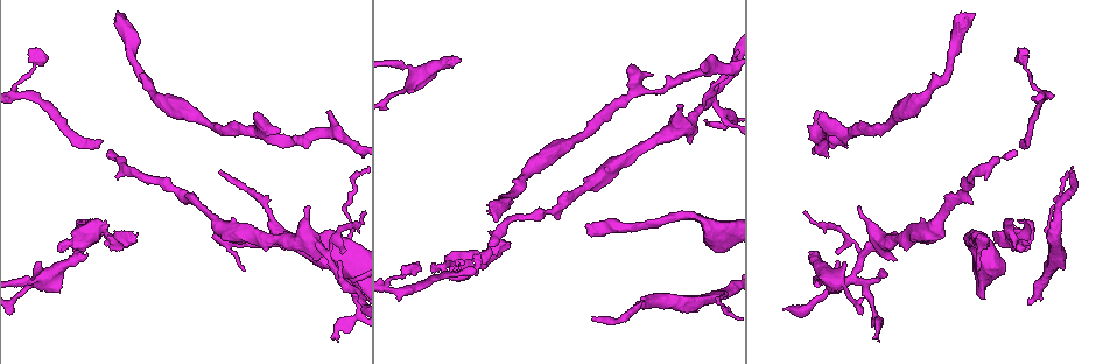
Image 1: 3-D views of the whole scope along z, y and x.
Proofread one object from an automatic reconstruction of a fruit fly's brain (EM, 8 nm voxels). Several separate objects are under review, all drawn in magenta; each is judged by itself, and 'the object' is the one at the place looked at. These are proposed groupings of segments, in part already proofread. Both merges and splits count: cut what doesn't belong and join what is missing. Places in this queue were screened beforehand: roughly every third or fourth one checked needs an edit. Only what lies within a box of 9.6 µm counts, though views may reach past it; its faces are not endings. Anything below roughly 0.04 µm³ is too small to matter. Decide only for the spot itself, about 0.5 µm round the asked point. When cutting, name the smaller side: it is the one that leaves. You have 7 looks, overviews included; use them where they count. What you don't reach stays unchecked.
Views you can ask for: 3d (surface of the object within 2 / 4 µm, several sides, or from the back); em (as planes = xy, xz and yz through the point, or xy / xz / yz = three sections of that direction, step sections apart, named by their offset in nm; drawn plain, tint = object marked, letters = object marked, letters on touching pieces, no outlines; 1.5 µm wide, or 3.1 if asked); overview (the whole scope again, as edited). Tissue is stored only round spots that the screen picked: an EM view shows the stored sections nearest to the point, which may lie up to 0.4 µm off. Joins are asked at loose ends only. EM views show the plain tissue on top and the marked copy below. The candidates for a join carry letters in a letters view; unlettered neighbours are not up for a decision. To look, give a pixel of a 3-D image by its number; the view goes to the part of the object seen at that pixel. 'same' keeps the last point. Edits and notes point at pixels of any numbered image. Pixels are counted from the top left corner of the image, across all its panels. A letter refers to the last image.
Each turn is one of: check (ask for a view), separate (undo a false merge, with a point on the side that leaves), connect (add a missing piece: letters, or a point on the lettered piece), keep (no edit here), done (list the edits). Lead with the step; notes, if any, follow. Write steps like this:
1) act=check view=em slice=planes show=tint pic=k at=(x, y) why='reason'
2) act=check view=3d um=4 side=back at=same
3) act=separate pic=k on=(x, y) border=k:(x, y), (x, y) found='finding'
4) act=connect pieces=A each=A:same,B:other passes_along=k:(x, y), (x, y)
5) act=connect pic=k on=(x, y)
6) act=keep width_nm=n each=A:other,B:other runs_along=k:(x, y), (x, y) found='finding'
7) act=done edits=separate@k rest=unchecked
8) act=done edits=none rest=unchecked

act=check view=3d um=4 pic=1 at=(34, 66) why='sharp bend'

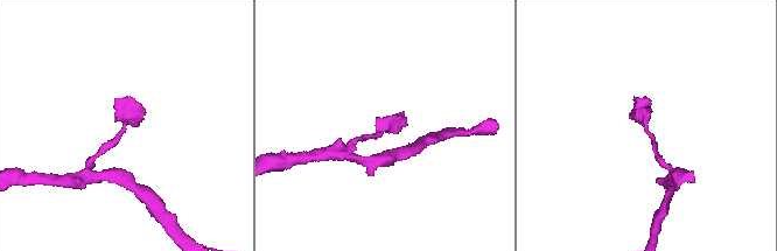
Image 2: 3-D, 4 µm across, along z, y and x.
act=check view=em slice=planes show=letters pic=2 at=(384, 127) why='now the EM'

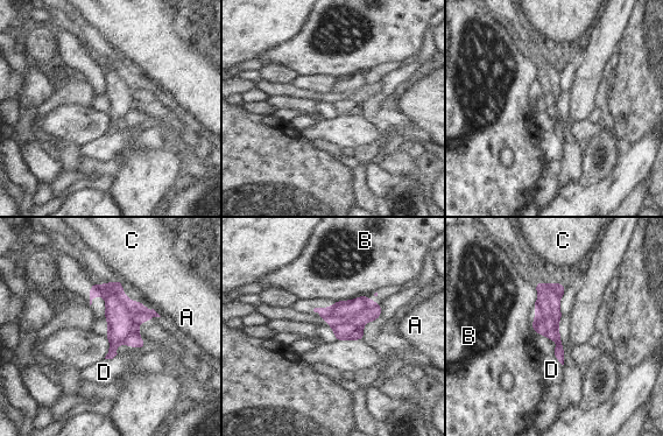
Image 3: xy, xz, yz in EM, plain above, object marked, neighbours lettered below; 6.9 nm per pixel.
act=keep width_nm=180 each=A:other,B:other,C:other,D:other border=3:(368, 294), (336, 302) found='one neuron here'

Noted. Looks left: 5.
act=check view=3d um=2 pic=1 at=(212, 234) why='free end'

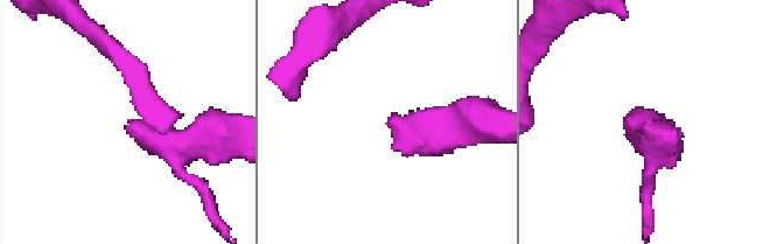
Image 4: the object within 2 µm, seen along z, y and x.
act=check view=em slice=xy step=4 show=tint pic=4 at=(648, 120) why='now the EM'

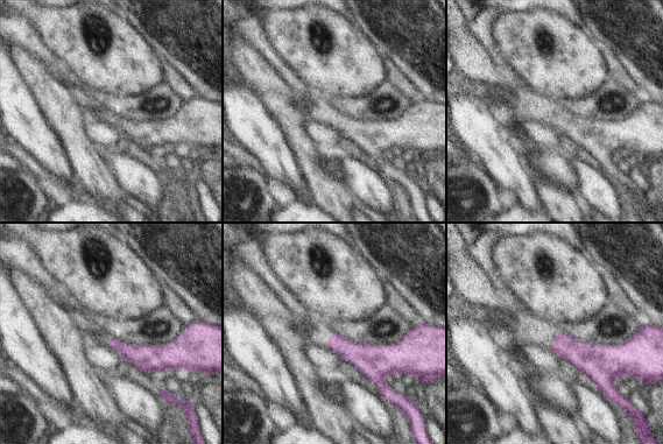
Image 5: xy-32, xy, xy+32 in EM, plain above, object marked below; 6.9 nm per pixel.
act=check view=em slice=xy step=4 show=letters at=same

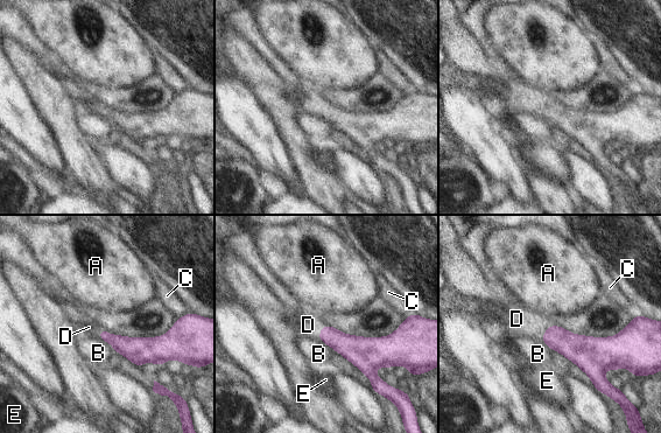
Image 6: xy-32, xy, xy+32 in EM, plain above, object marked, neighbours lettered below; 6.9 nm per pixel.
act=connect pieces=D longest_contact=D:150nm each=A:other,B:other,C:other,D:same,E:other found='it goes on there'

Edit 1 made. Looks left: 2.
act=done edits=connect@6 rest=unchecked

